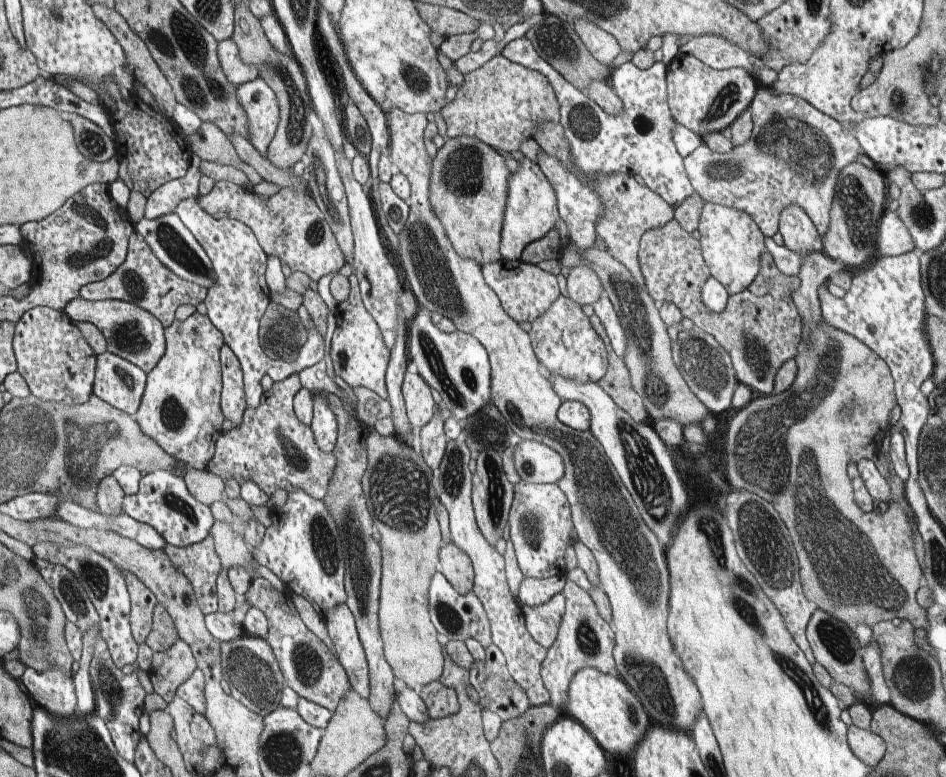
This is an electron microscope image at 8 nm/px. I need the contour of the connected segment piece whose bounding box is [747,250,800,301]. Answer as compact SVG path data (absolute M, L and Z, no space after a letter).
M766 250L761 254L761 268L758 271L757 278L747 288L757 297L770 296L772 299L781 300L792 298L795 290L798 290L800 282L798 276L786 276L773 260L773 256Z

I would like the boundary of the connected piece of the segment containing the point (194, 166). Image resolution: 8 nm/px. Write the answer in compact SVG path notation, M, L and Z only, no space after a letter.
M192 155L189 171L182 178L163 184L148 197L145 218L154 220L159 216L174 213L182 200L189 199L198 193L198 182L201 176L201 158L198 155Z

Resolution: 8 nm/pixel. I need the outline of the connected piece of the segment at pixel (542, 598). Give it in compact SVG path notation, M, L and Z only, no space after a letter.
M524 578L519 589L519 600L524 606L537 607L548 603L555 595L564 592L566 578Z

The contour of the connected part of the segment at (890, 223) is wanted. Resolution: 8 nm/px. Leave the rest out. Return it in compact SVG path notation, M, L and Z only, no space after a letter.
M885 210L879 222L878 255L895 257L916 250L913 236L896 211Z

